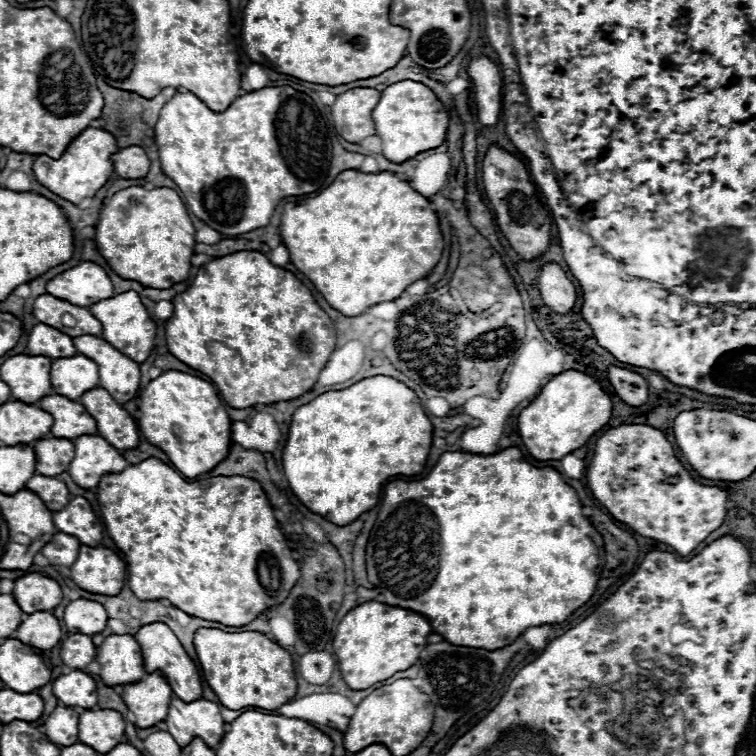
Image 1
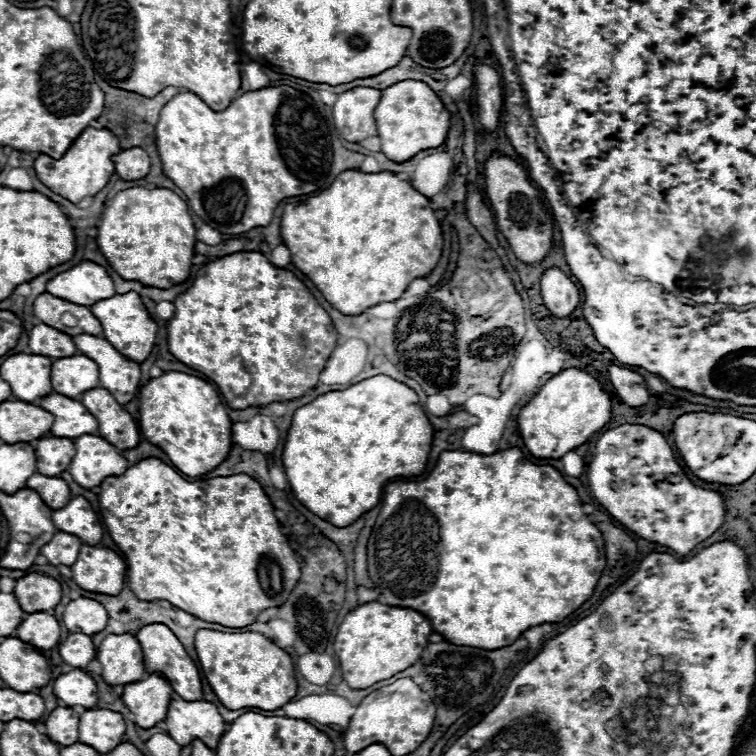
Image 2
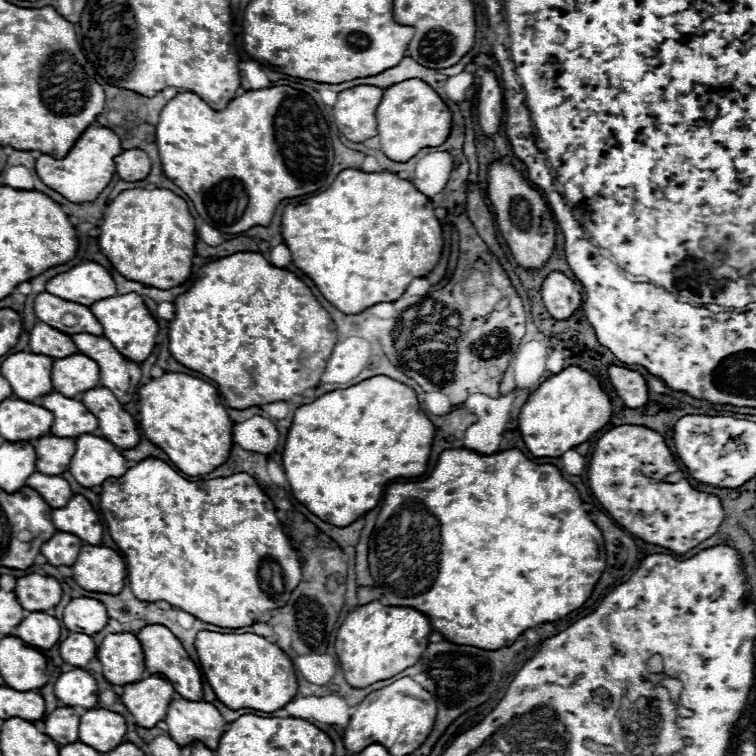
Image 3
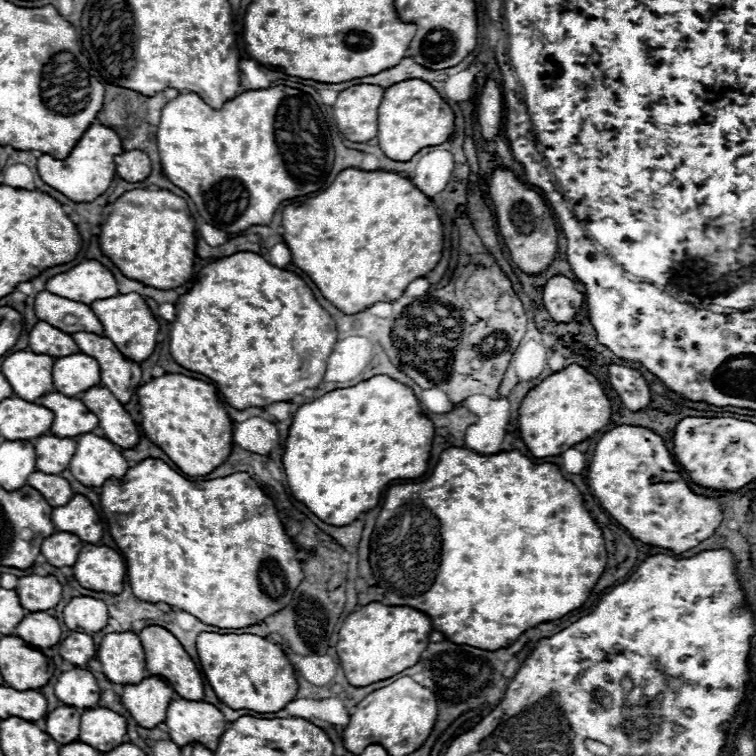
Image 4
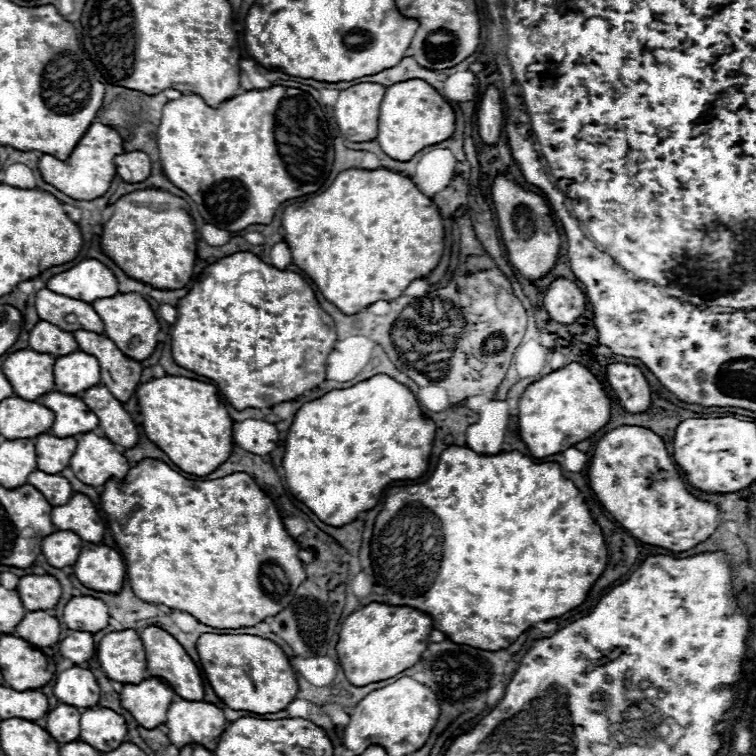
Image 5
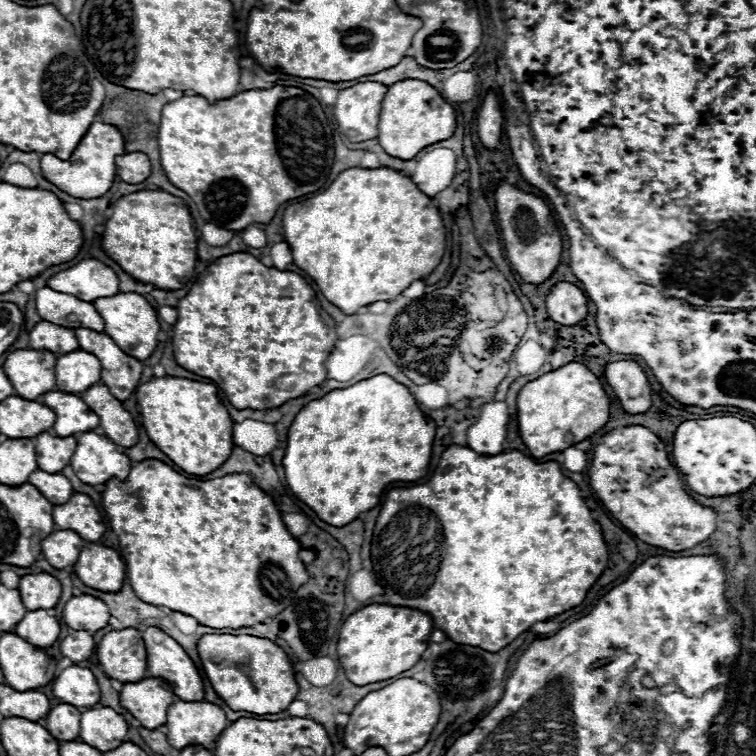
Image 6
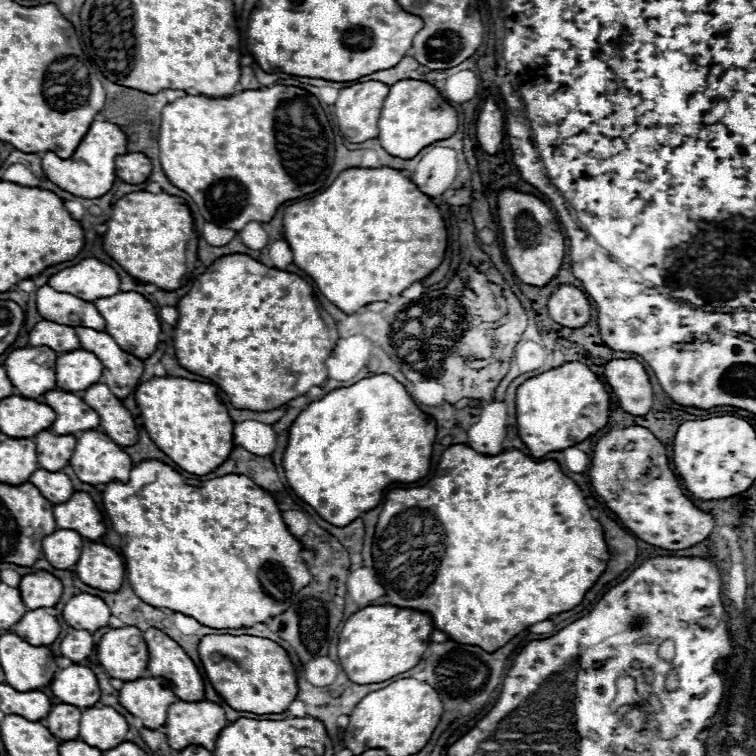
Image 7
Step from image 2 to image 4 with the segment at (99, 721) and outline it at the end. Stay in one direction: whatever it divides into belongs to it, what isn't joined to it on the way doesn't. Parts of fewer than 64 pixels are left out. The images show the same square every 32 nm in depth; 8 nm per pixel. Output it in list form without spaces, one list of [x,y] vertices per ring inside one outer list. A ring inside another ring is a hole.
[[[88,708],[80,718],[80,742],[110,752],[124,742],[126,718],[108,708]]]

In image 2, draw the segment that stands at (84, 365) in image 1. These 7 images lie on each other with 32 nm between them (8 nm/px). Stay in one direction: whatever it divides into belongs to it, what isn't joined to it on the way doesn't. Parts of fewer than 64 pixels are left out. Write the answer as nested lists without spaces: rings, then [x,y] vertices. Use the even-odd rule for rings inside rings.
[[[74,354],[52,362],[52,388],[58,394],[78,398],[82,392],[92,390],[98,384],[98,364],[84,354]]]

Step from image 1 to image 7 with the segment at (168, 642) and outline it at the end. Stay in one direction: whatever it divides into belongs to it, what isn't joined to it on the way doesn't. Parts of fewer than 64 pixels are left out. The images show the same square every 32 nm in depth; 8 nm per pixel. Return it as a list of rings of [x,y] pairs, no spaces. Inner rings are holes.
[[[158,628],[146,630],[144,640],[150,652],[148,672],[170,680],[180,700],[204,700],[204,680],[190,656]]]

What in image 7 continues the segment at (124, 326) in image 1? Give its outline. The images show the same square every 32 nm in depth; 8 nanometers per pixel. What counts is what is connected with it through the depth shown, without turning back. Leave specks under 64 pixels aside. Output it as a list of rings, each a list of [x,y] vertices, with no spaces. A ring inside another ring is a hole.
[[[118,292],[116,296],[100,298],[94,304],[96,304],[98,312],[106,320],[106,332],[116,340],[116,344],[124,352],[128,352],[128,354],[132,354],[132,356],[136,356],[140,360],[146,360],[146,358],[150,358],[154,354],[162,328],[160,328],[158,312],[152,306],[152,302],[148,302],[138,292]]]

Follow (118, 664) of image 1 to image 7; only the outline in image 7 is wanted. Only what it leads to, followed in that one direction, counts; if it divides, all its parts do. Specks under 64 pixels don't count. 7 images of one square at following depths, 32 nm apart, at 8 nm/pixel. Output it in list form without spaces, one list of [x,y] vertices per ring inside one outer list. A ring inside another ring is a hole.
[[[136,626],[110,628],[96,644],[96,654],[104,672],[122,682],[142,678],[150,658],[144,632]]]

